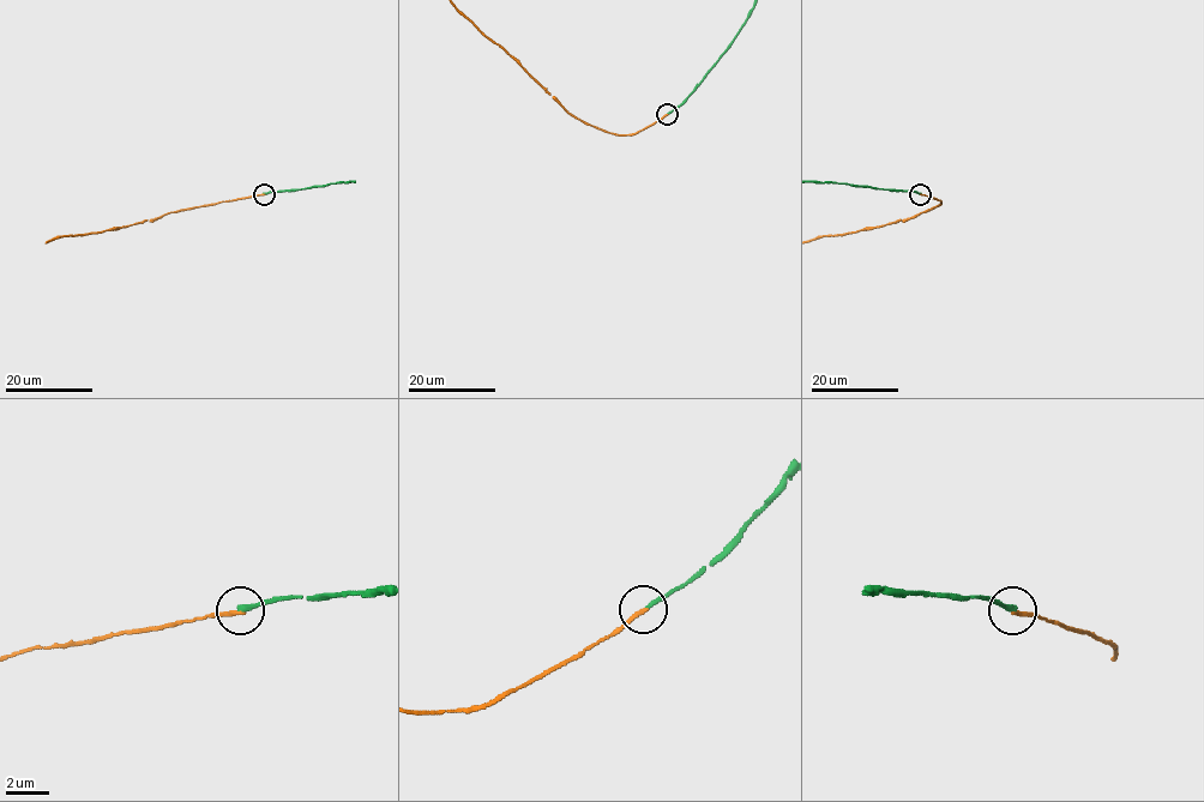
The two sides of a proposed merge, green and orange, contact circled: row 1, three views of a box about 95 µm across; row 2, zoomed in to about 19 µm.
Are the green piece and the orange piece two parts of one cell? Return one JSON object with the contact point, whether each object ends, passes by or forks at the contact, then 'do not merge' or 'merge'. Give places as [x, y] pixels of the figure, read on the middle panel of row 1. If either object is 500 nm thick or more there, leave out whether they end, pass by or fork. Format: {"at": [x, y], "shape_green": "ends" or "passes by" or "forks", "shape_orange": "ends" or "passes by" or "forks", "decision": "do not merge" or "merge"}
{"at": [667, 114], "shape_green": "ends", "shape_orange": "ends", "decision": "do not merge"}

